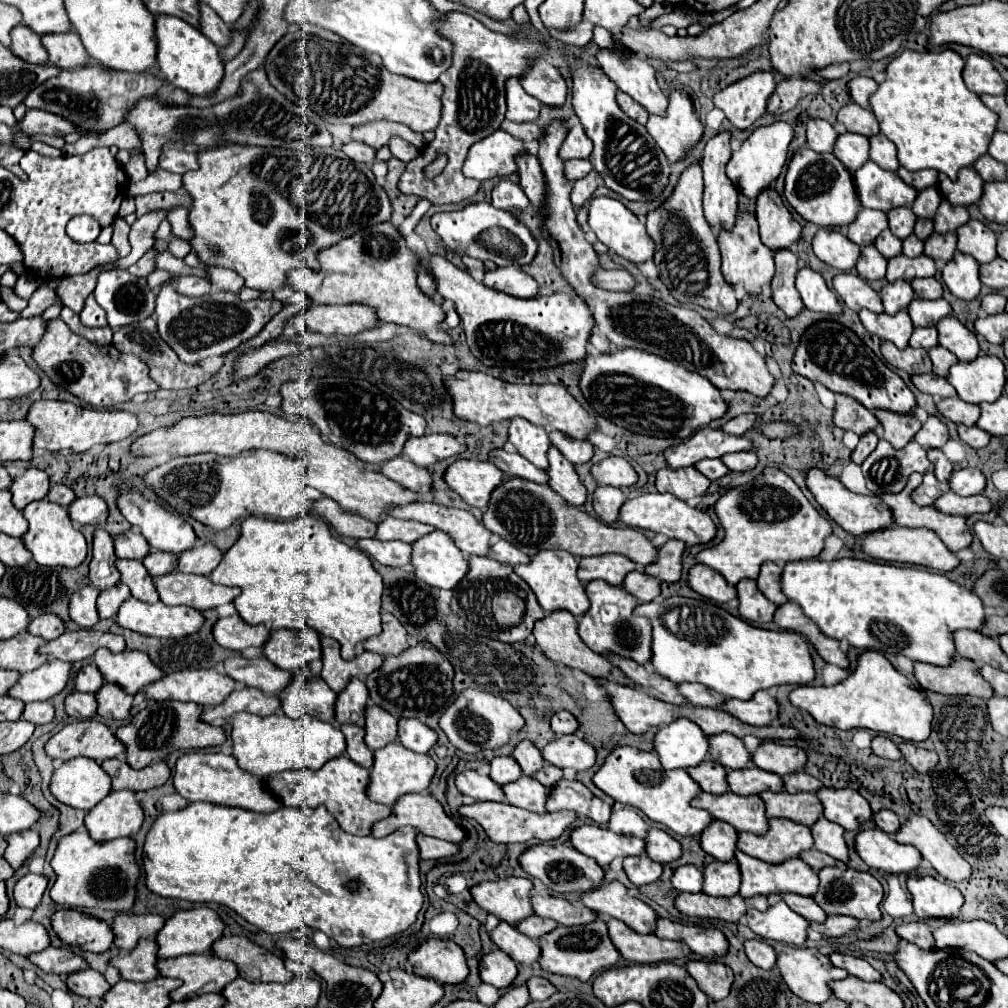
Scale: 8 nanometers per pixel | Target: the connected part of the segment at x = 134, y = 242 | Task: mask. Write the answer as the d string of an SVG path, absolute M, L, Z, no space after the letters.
M148 213L132 225L130 231L131 252L124 258L118 258L113 266L119 269L128 269L136 263L154 245L154 231L158 229L160 221L164 219L164 213Z

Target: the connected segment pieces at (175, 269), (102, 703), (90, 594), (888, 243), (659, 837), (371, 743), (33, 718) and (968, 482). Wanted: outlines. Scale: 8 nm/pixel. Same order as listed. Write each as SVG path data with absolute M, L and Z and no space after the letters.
M158 251L156 257L156 267L158 269L166 269L170 273L180 273L180 275L197 275L199 277L206 277L206 271L200 268L191 268L184 265L182 259L176 259L170 251Z
M104 683L96 691L96 701L98 701L96 713L104 719L126 719L130 715L132 695L126 695L124 691L120 691L120 687L112 683Z
M84 587L76 591L70 597L70 619L84 629L94 627L100 621L96 611L96 599L98 599L98 591L94 587Z
M884 229L884 231L876 237L874 245L876 245L876 249L878 249L886 259L892 259L892 257L896 257L896 255L902 253L902 241L900 241L898 237L894 237L894 235L890 233L890 229Z
M652 827L646 833L646 855L652 861L668 863L678 859L682 855L682 849L680 849L680 843L674 837L670 837L666 831Z
M370 705L366 707L366 725L364 725L364 731L366 731L366 745L376 751L376 749L382 749L384 745L392 743L396 739L396 731L398 731L398 721L388 715L388 711L376 707L376 705Z
M34 701L34 703L26 703L22 719L34 723L34 725L44 725L50 723L54 719L54 707L52 701Z
M958 469L950 477L950 489L962 497L980 495L986 487L986 477L978 469Z

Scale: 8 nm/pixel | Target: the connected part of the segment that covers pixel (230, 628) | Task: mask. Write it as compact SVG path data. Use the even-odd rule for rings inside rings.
M238 615L218 619L212 625L212 633L220 647L238 653L246 647L262 647L270 635L264 625L248 625Z

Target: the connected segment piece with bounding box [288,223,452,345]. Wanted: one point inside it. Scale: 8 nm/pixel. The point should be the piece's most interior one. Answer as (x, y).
(380, 271)

